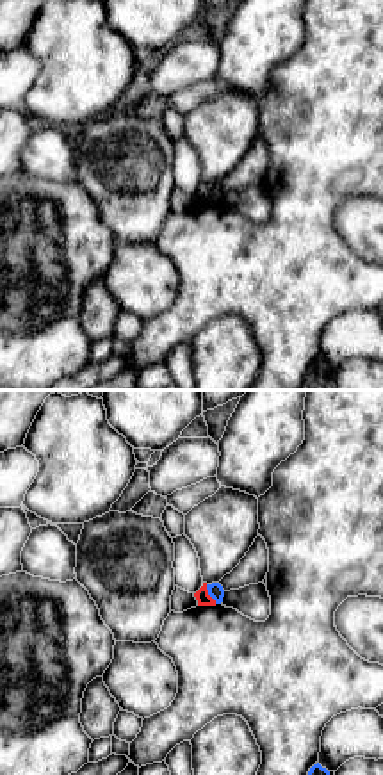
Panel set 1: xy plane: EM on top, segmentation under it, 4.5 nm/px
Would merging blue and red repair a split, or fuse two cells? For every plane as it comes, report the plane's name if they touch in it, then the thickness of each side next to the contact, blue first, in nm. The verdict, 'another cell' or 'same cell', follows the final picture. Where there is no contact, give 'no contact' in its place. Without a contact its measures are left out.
contact in xy; calibres 70 and 70 nm

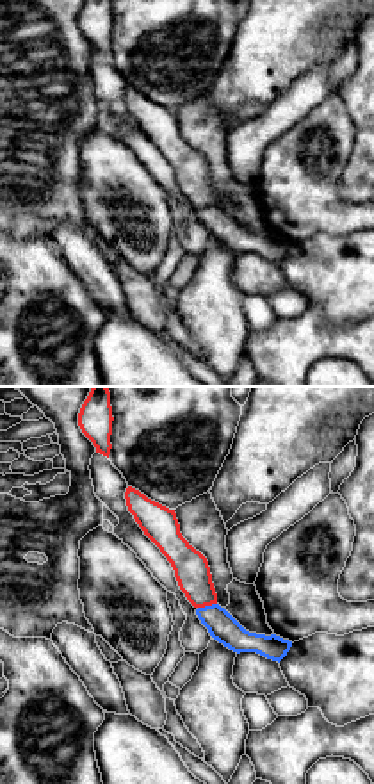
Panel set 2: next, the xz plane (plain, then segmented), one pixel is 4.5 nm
contact in xz; calibres 130 and 160 nm

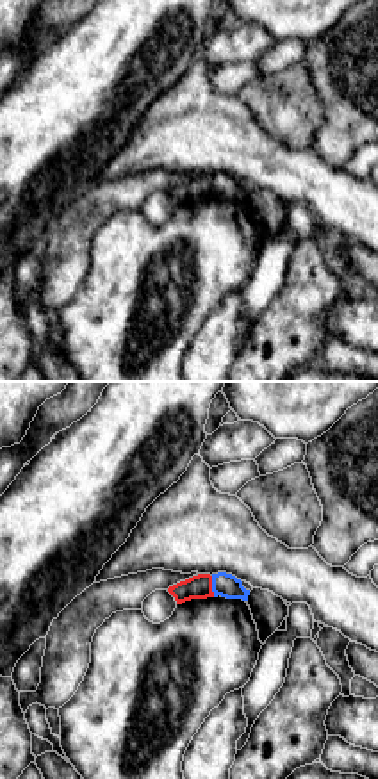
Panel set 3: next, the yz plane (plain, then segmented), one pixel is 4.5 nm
contact in yz; calibres 110 and 110 nm

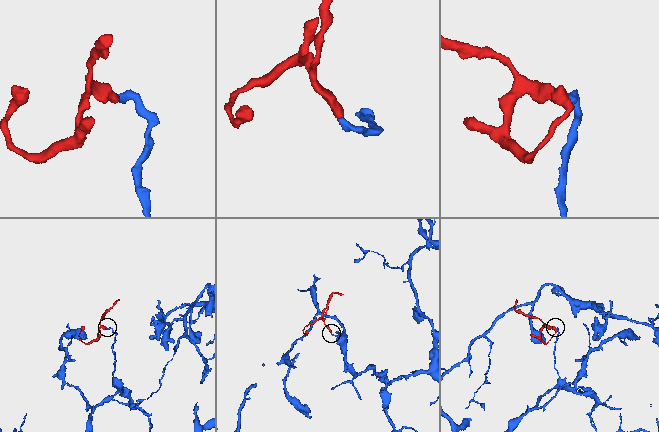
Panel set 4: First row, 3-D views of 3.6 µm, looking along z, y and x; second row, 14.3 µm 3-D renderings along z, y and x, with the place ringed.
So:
another cell

